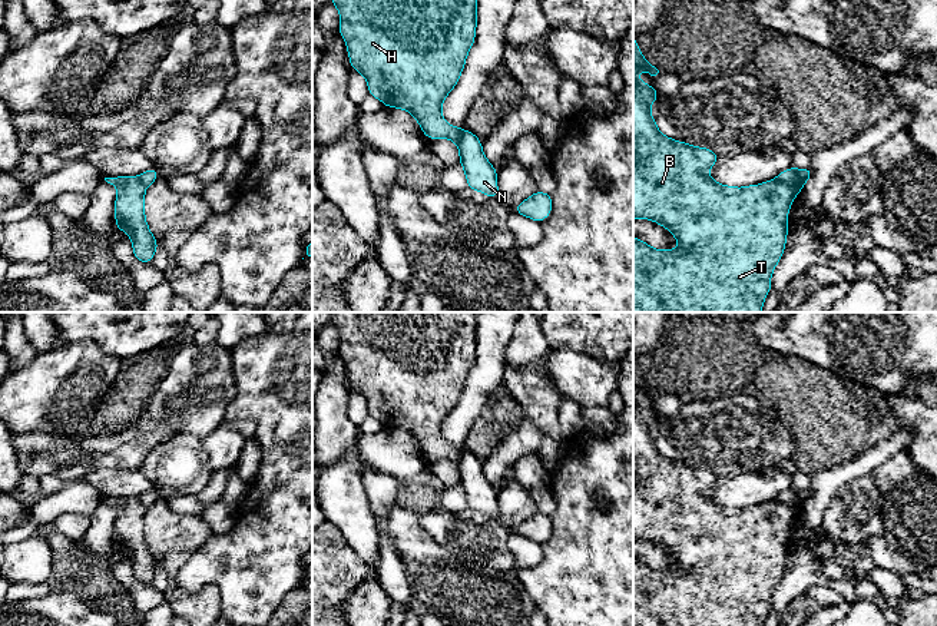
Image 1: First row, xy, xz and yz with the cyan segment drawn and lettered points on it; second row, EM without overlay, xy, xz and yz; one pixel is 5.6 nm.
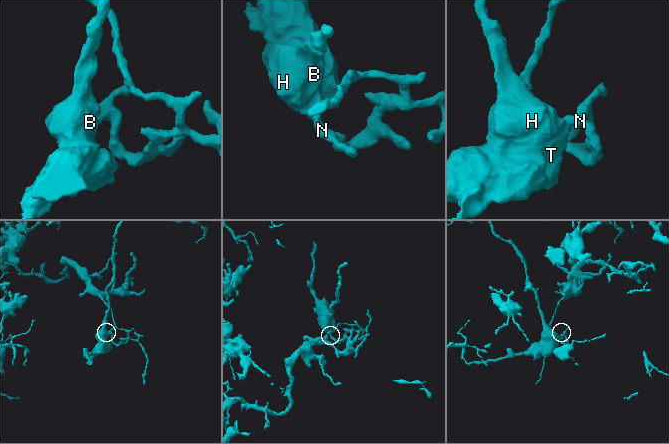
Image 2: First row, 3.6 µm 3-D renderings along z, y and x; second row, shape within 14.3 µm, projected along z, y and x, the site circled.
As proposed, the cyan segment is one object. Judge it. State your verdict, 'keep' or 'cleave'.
cleave

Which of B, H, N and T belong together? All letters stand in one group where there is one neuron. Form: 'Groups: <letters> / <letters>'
Groups: B H T / N

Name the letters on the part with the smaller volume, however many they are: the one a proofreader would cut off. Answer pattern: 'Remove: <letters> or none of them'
Remove: B, H, T

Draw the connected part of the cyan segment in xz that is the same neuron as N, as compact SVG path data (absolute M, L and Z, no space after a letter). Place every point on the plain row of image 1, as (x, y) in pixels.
M464 451L457 467L460 486L467 500L467 509L497 520L497 491L486 480L480 460L473 453Z

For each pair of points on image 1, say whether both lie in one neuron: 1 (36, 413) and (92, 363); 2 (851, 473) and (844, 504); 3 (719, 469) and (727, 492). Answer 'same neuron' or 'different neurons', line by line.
1: same neuron
2: different neurons
3: different neurons

